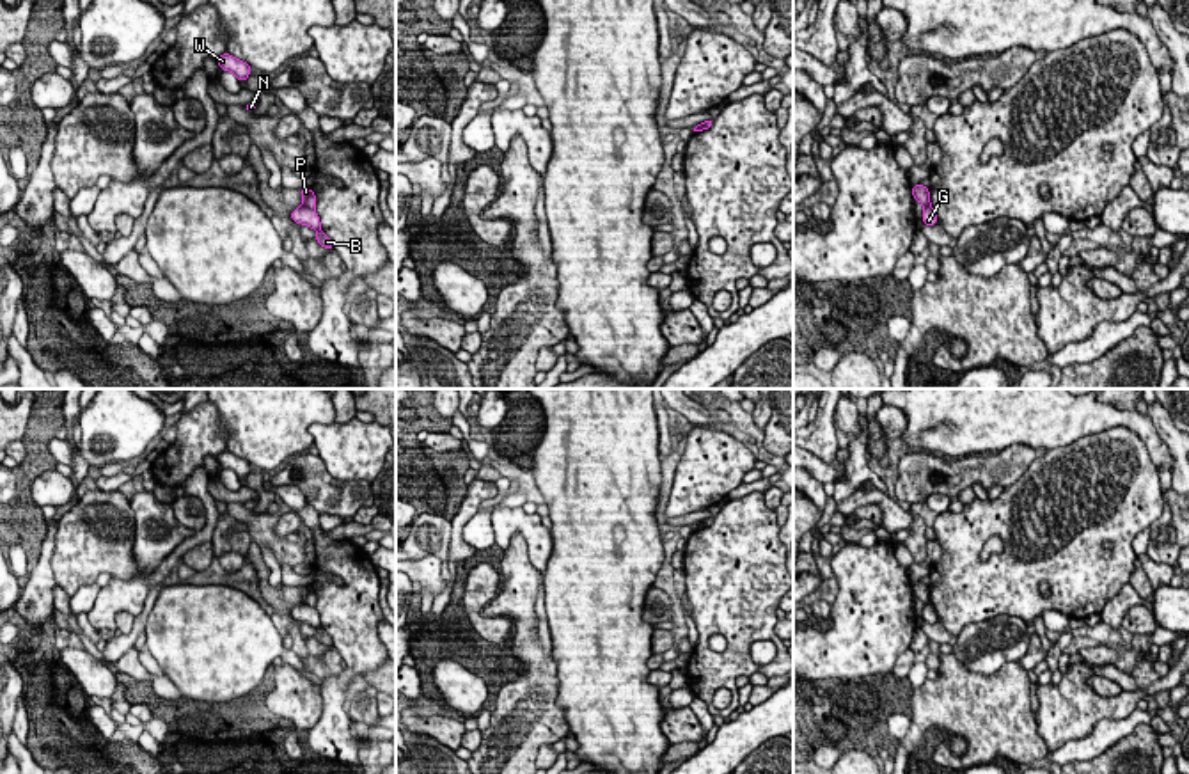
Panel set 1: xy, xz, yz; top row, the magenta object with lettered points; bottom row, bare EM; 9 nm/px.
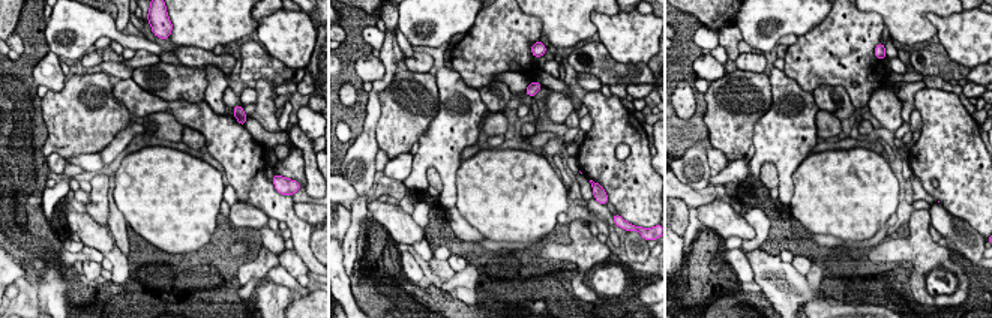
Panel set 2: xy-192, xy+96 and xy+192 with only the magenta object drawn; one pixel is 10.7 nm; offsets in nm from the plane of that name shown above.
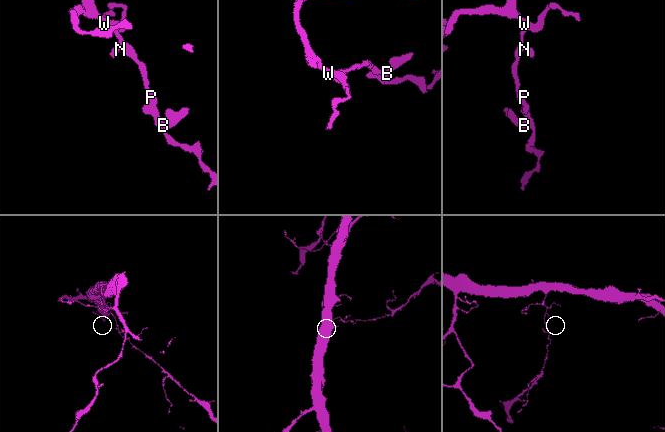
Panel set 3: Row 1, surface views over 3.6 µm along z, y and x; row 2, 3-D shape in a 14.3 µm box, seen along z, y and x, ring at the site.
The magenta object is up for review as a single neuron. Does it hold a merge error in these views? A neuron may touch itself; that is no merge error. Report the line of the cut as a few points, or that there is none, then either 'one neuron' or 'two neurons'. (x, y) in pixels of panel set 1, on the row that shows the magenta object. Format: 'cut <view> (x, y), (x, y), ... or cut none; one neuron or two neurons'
cut xy (304, 203), (313, 210); two neurons

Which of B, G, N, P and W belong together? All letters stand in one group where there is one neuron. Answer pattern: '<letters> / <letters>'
B G / N P W

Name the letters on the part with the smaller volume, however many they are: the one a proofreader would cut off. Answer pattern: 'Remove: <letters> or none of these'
Remove: B, G

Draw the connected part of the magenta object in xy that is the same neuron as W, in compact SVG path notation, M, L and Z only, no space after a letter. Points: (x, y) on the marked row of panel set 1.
M222 53L217 59L217 64L222 67L222 71L234 73L240 82L245 82L252 69L247 62L243 62L229 53Z

